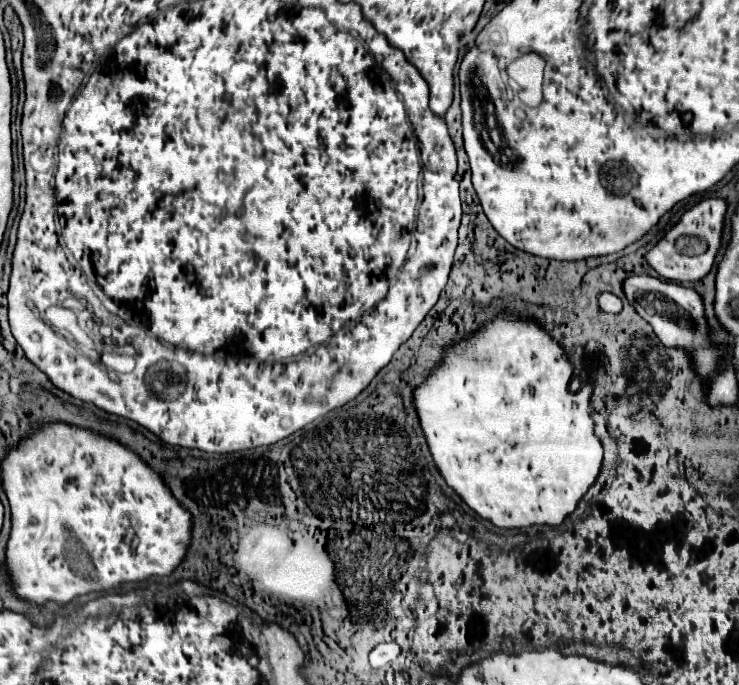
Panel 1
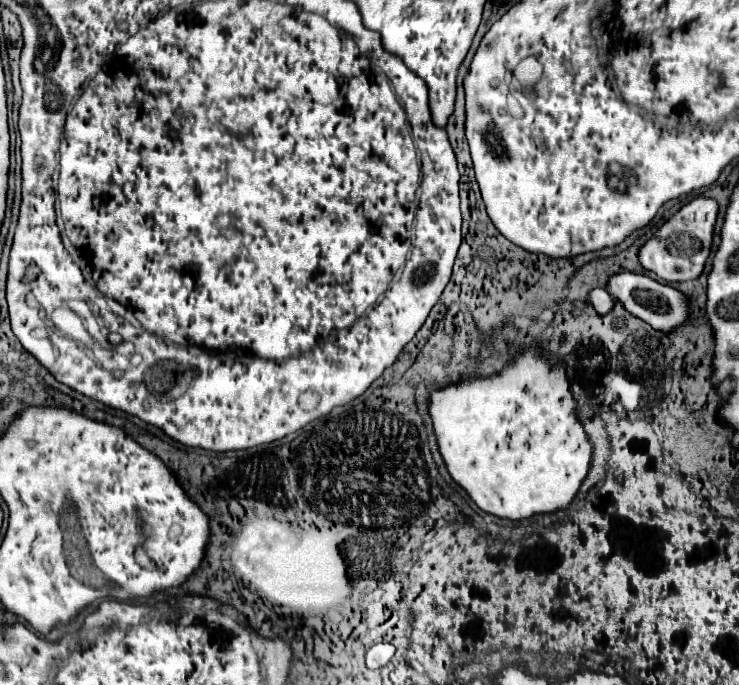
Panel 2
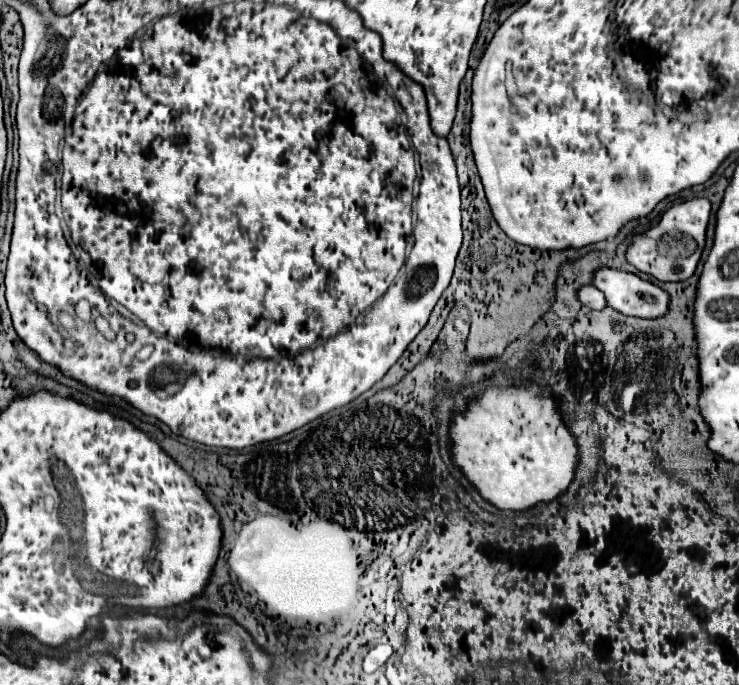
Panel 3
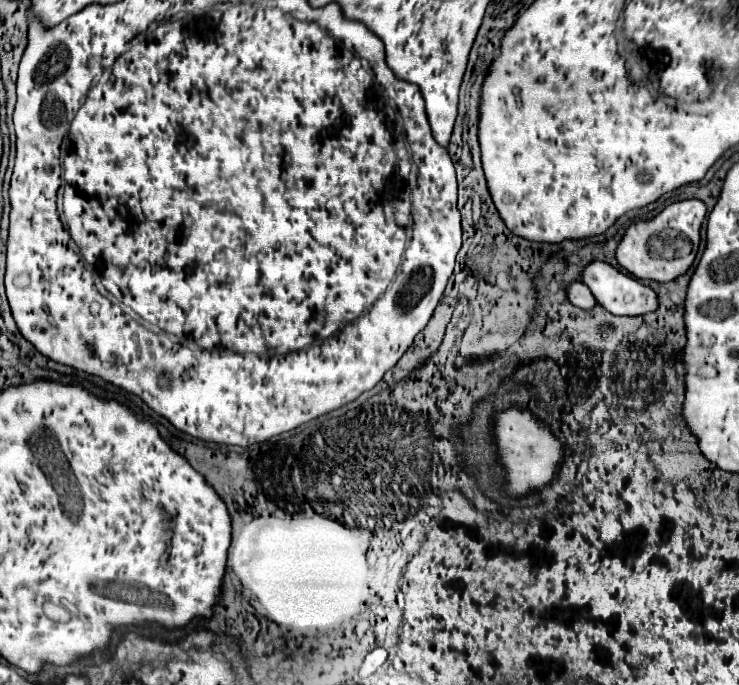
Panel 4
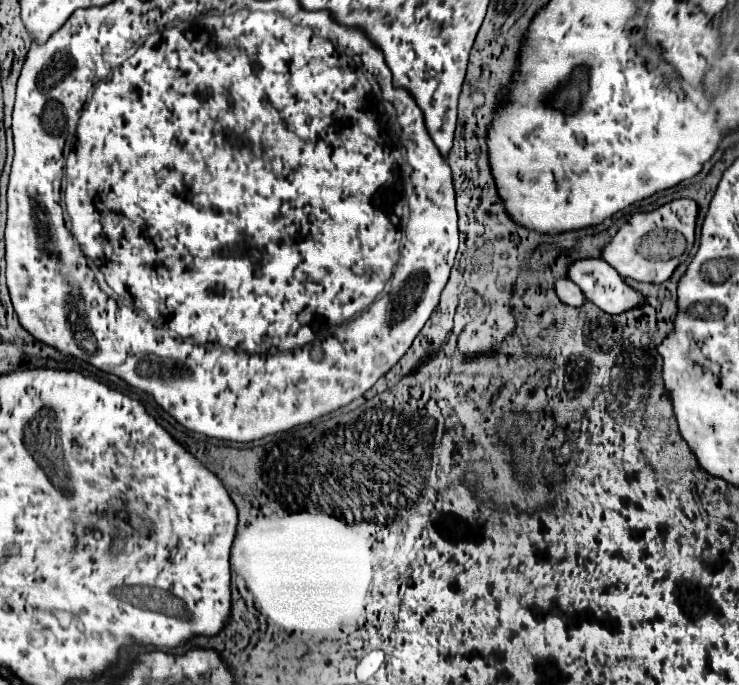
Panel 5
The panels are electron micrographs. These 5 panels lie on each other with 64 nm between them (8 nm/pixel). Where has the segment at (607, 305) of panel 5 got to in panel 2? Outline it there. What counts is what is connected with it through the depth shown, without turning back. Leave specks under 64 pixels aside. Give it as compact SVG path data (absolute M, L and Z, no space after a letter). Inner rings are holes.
M622 272L622 274L610 276L606 282L606 290L616 300L616 304L622 304L624 310L628 310L632 316L636 316L636 318L648 322L650 326L654 326L656 330L664 330L664 332L668 332L670 328L676 328L676 324L682 324L690 310L688 298L684 294L680 294L672 286L660 284L648 276L638 276L634 272Z

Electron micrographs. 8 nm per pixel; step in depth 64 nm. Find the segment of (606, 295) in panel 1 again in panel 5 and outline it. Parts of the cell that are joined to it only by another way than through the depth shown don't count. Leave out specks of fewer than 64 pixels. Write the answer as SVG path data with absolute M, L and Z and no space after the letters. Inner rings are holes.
M566 278L556 280L556 282L554 282L554 290L556 290L558 298L560 298L564 304L570 304L570 306L582 306L584 300L586 300L584 294L582 294L582 290L580 290L574 282L570 282L570 280L566 280Z

